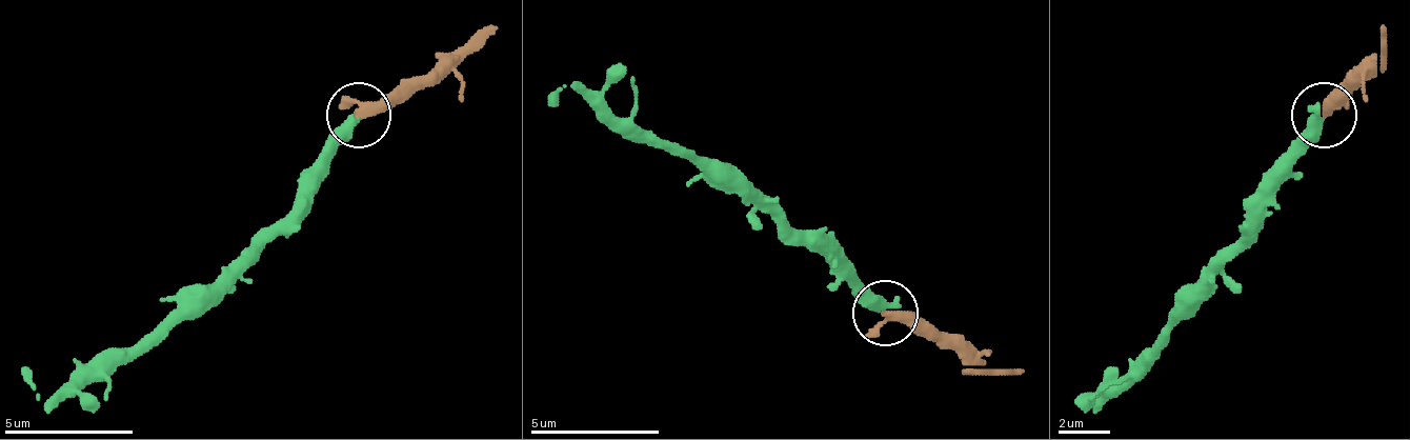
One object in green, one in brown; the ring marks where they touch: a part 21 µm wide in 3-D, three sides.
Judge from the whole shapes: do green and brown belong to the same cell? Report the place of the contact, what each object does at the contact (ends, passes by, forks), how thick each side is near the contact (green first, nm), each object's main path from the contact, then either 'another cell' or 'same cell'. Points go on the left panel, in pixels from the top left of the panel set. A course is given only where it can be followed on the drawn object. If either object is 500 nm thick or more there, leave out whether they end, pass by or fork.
(358, 115) | 550/320 nm | green via (357, 117), (318, 181), (129, 350), (92, 356), (45, 401), (20, 370) | brown via (357, 117), (402, 103), (466, 58), (499, 25) | same cell

